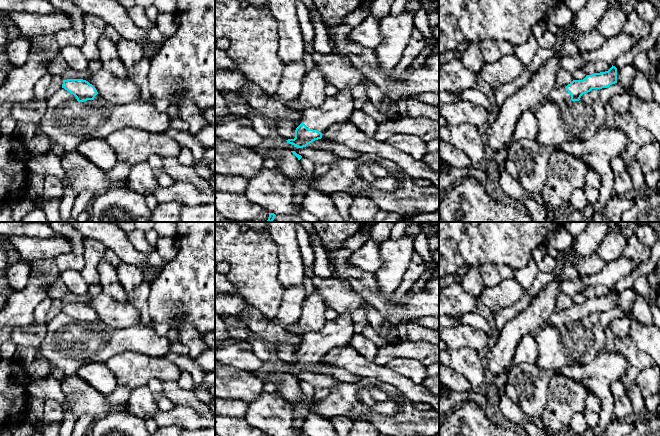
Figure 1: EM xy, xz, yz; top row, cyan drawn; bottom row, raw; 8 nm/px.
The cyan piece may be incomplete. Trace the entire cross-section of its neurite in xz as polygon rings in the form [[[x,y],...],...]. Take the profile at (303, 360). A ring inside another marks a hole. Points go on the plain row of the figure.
[[[338,314],[334,320],[327,320],[322,329],[303,334],[302,347],[295,354],[295,362],[286,365],[298,372],[306,371],[321,363],[322,357],[332,348],[348,346],[354,334],[350,314]]]

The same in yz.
[[[612,289],[608,295],[587,299],[583,304],[573,304],[566,311],[554,312],[548,325],[553,328],[579,325],[583,318],[592,313],[607,312],[615,307],[617,307],[617,292]]]

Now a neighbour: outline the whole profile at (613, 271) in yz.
[[[621,256],[615,261],[608,262],[597,274],[580,275],[576,280],[565,280],[559,284],[560,293],[574,296],[584,292],[589,286],[604,285],[613,289],[615,284],[624,277],[632,274],[640,264]]]

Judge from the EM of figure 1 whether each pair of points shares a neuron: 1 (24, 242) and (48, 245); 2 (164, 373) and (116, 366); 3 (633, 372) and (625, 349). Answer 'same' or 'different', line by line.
1: same
2: same
3: same

